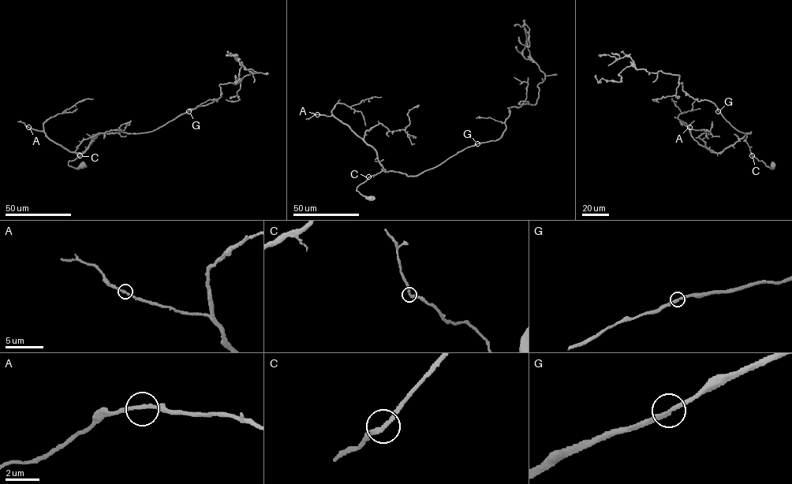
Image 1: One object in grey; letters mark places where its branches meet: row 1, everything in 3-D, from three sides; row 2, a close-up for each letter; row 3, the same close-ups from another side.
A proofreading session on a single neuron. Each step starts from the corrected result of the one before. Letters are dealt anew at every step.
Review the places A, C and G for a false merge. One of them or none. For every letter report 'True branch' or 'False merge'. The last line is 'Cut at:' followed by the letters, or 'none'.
A: True branch
C: True branch
G: True branch
Cut at: none

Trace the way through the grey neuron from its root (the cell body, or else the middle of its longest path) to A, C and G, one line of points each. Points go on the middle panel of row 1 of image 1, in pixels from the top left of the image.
A: (371, 197), (362, 195), (356, 188), (368, 176), (381, 171), (385, 172), (376, 150), (334, 116), (317, 114)
C: (371, 197), (364, 196), (356, 191), (368, 176)
G: (371, 197), (364, 196), (356, 191), (368, 176), (382, 171), (417, 176), (477, 143)

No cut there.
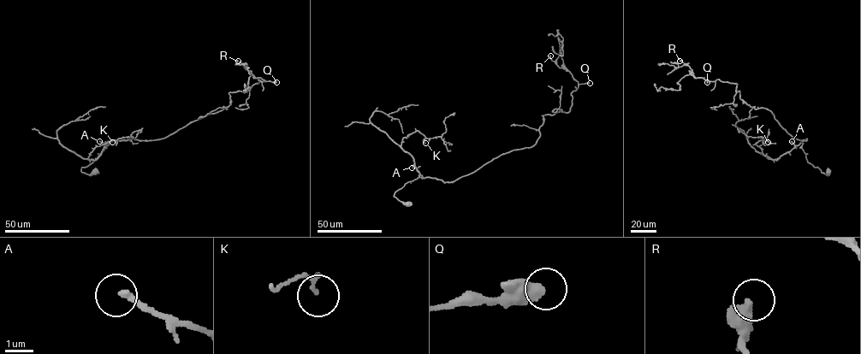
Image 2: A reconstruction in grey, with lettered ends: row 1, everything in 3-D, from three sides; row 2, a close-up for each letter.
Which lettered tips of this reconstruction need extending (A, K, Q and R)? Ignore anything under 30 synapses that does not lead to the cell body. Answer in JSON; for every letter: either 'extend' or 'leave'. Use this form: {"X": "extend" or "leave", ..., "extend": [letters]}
{"A": "leave", "K": "leave", "Q": "leave", "R": "leave", "extend": []}

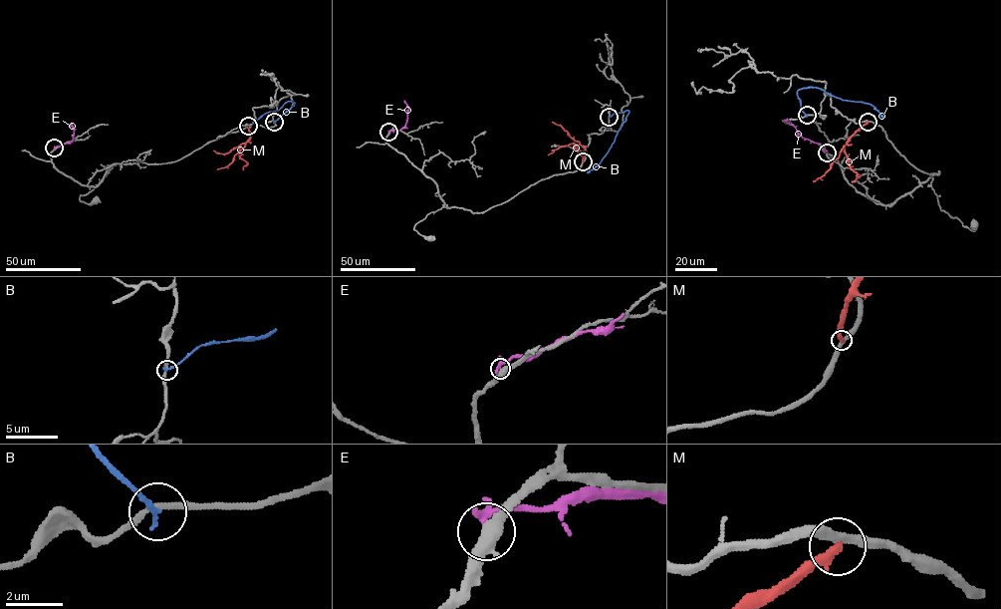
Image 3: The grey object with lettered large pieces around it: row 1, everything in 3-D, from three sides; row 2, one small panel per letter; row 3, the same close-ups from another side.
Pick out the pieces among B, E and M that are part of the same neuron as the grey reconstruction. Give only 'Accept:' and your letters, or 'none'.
Accept: none

